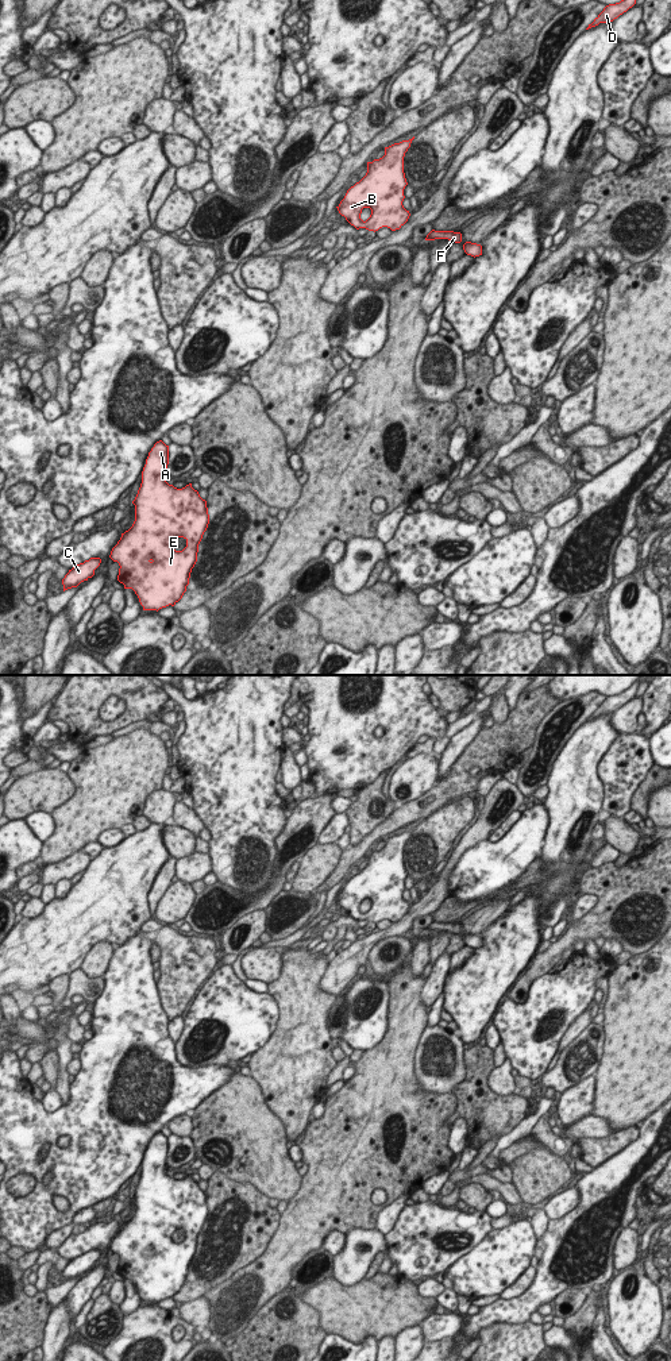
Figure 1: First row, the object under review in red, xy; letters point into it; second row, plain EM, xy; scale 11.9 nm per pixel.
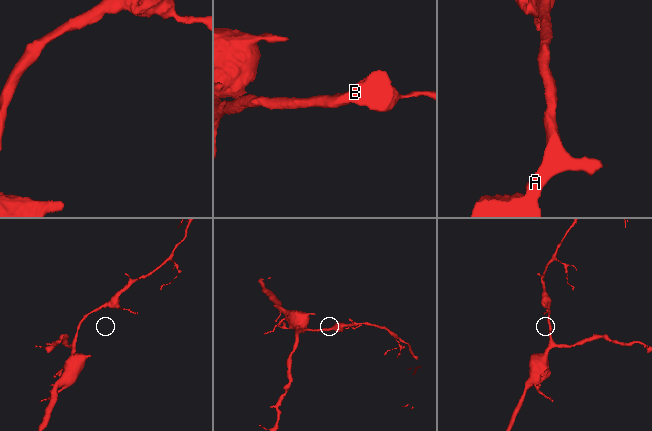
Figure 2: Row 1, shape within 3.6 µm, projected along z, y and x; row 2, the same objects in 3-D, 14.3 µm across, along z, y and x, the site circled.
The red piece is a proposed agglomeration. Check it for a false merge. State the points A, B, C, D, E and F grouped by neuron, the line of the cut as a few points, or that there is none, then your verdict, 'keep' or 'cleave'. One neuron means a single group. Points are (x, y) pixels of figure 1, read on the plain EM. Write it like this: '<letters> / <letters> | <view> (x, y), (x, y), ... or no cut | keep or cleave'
A B C D E F | no cut | keep

